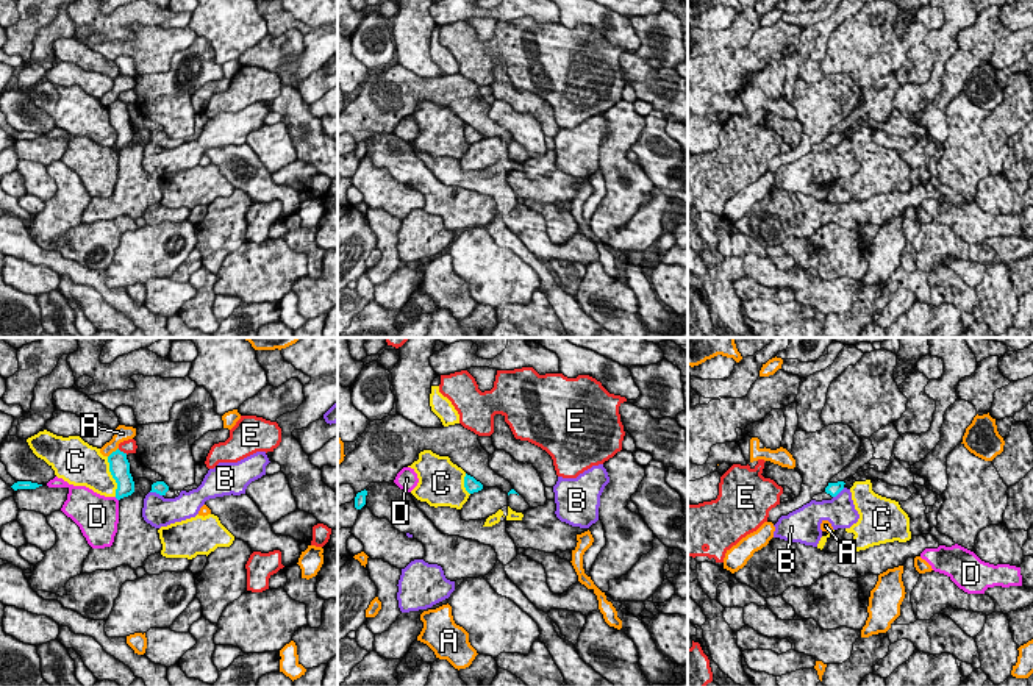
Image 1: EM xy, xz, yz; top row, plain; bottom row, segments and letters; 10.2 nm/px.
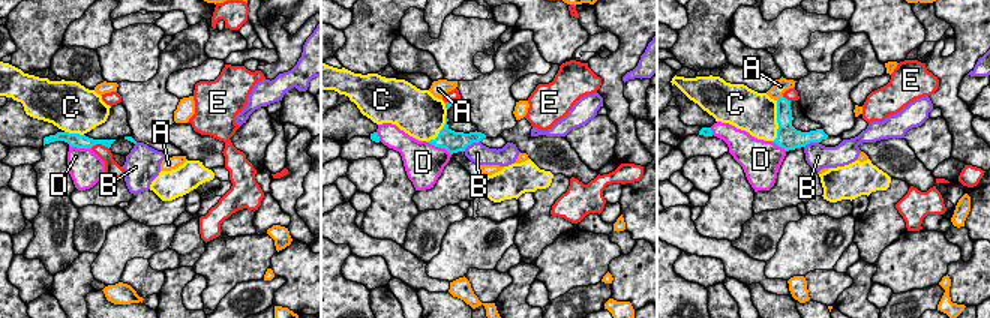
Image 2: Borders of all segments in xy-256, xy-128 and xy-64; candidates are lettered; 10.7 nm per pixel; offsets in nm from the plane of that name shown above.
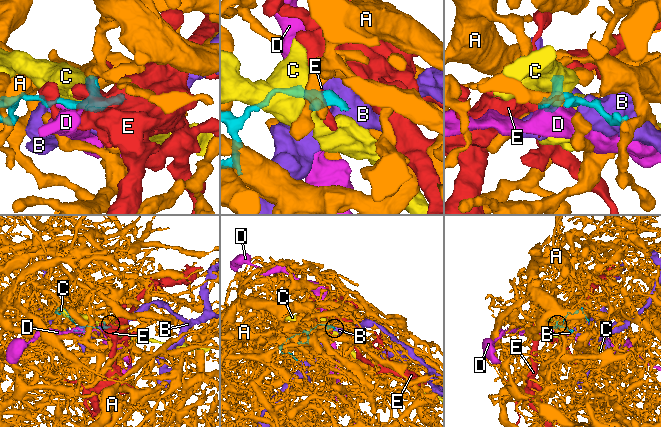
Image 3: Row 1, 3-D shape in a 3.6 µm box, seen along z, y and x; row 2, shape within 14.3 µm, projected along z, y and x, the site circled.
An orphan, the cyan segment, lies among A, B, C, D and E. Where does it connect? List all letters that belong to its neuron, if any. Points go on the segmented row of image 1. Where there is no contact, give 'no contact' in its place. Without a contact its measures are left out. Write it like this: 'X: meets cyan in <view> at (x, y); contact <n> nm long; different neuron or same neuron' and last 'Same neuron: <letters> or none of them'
A: meets cyan in xy at (113, 452); contact 150 nm long; different neuron
B: meets cyan in xy at (157, 493); contact 140 nm long; different neuron
C: meets cyan in xy at (113, 477); contact 420 nm long; different neuron
D: no contact; different neuron
E: meets cyan in xy at (122, 452); contact 120 nm long; different neuron
Same neuron: none of them

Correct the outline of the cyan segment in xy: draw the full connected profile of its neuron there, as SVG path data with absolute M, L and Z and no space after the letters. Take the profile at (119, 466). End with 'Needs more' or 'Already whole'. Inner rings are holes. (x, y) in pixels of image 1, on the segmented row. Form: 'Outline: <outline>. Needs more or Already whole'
Outline: M119 448L108 456L109 472L117 483L116 498L120 500L134 492L134 481L130 473L130 463L127 453Z. Already whole

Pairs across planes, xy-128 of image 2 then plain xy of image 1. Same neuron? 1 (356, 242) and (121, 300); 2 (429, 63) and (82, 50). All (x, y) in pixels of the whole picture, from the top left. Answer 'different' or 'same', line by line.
1: same
2: same

